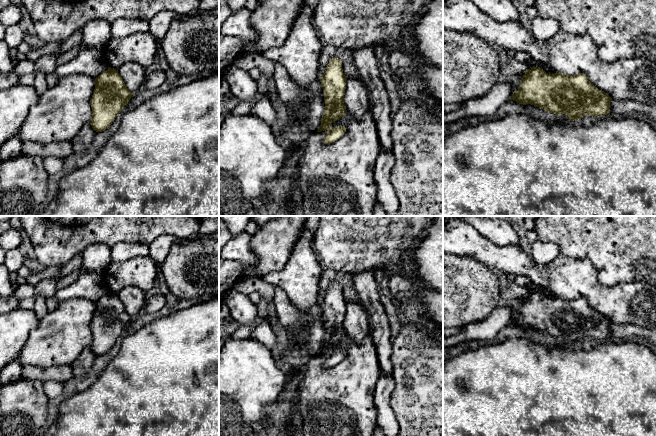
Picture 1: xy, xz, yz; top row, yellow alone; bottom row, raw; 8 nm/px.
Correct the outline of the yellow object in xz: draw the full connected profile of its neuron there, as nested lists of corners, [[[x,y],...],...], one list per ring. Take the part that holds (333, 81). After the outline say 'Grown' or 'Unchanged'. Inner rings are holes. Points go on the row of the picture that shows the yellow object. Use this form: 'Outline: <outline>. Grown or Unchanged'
Outline: [[[331,58],[325,73],[320,78],[323,87],[325,110],[321,118],[321,127],[317,132],[328,131],[323,142],[330,144],[344,135],[346,128],[343,126],[332,127],[331,124],[347,113],[344,104],[347,77],[343,73],[342,63],[339,58]]]. Unchanged

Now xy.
Outline: [[[108,67],[95,78],[95,89],[91,98],[92,128],[96,132],[105,131],[128,104],[132,95],[118,70]]]. Unchanged

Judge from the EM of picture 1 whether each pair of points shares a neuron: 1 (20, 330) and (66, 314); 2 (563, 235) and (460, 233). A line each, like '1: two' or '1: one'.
1: two
2: two

